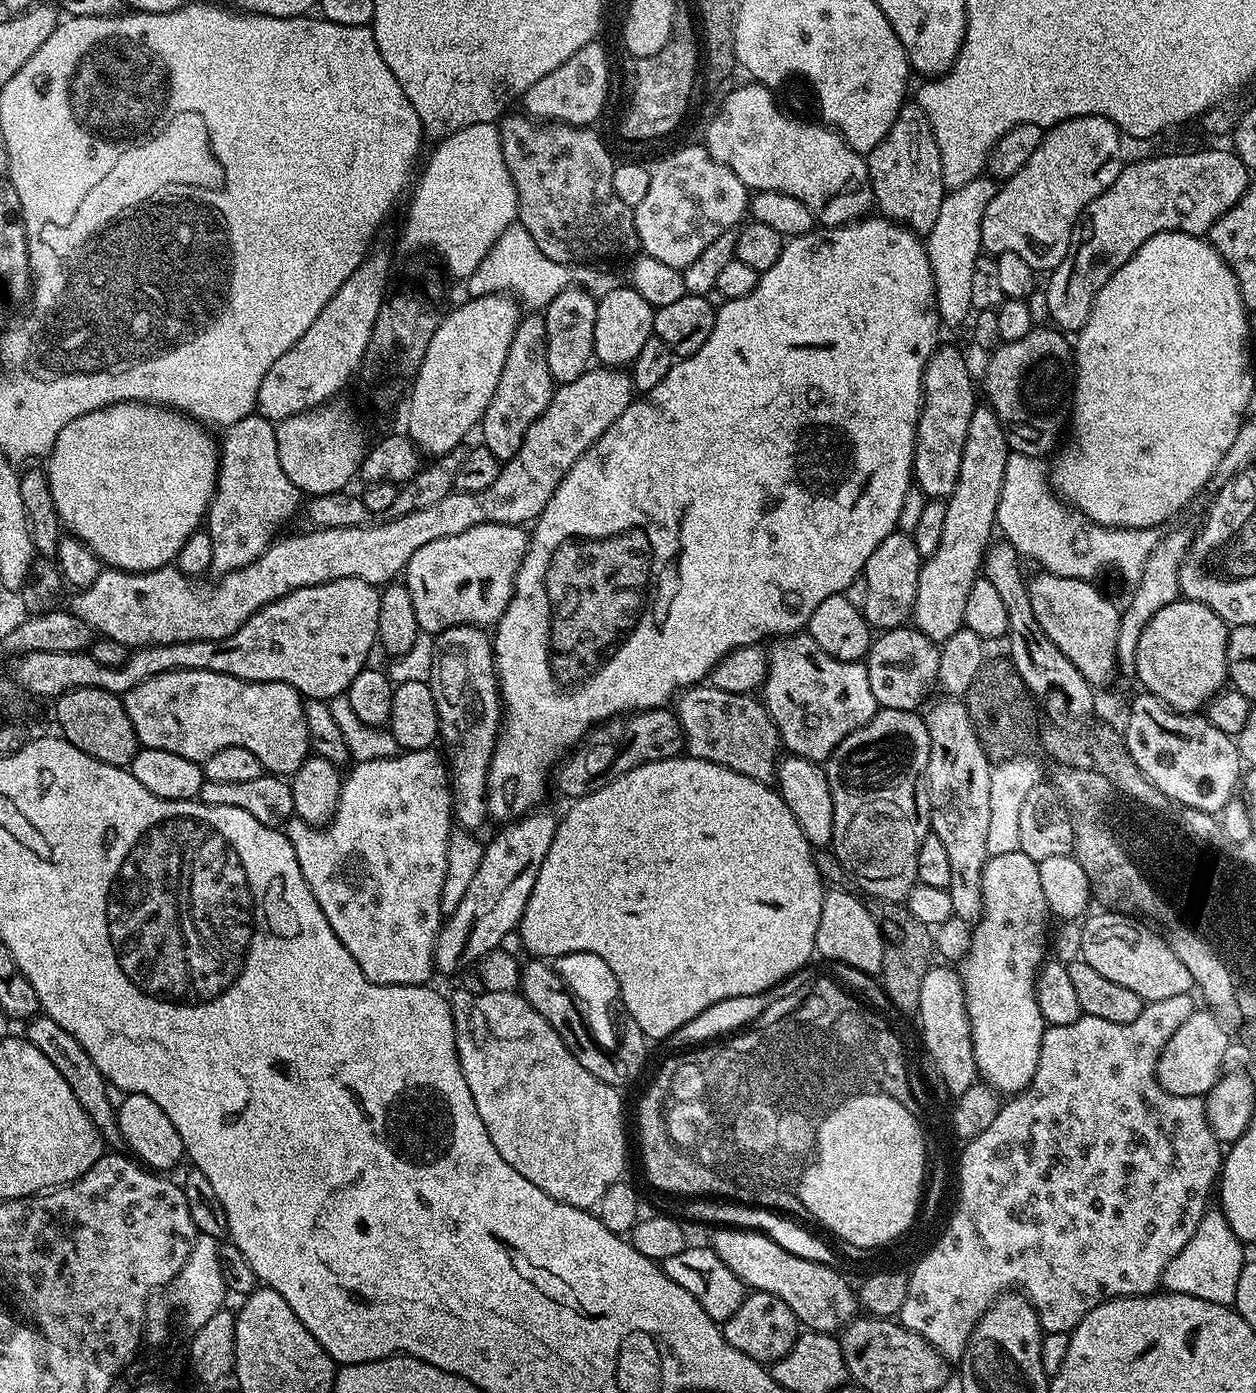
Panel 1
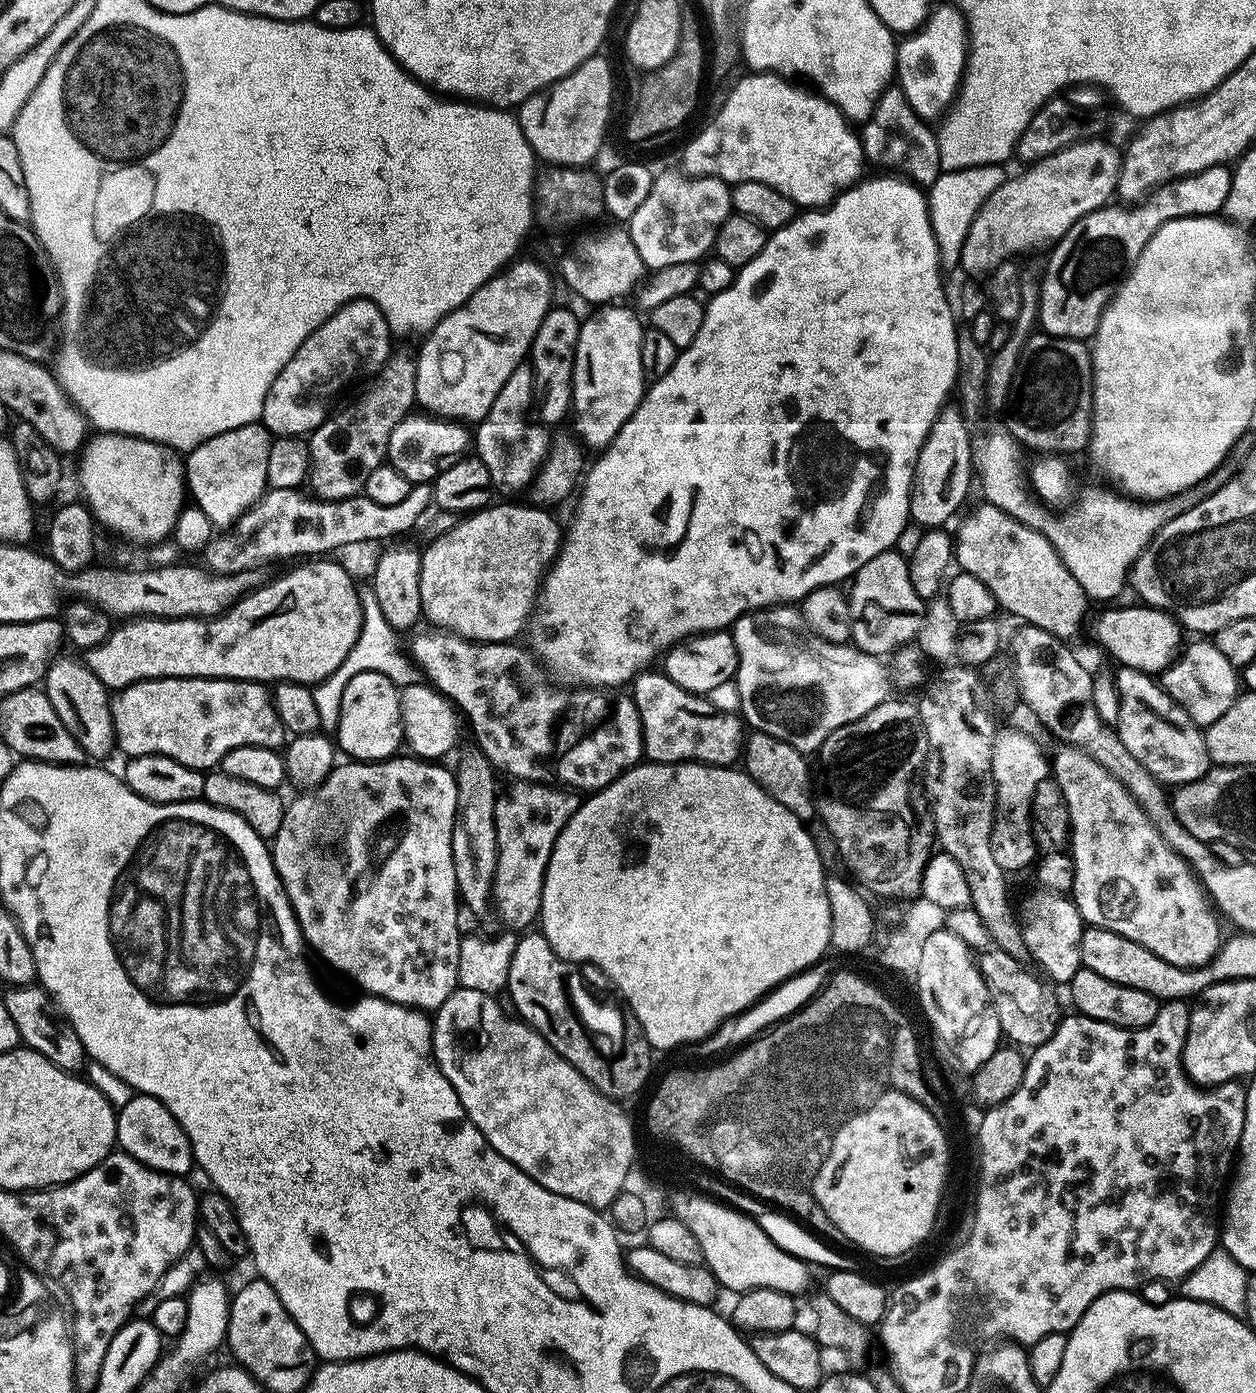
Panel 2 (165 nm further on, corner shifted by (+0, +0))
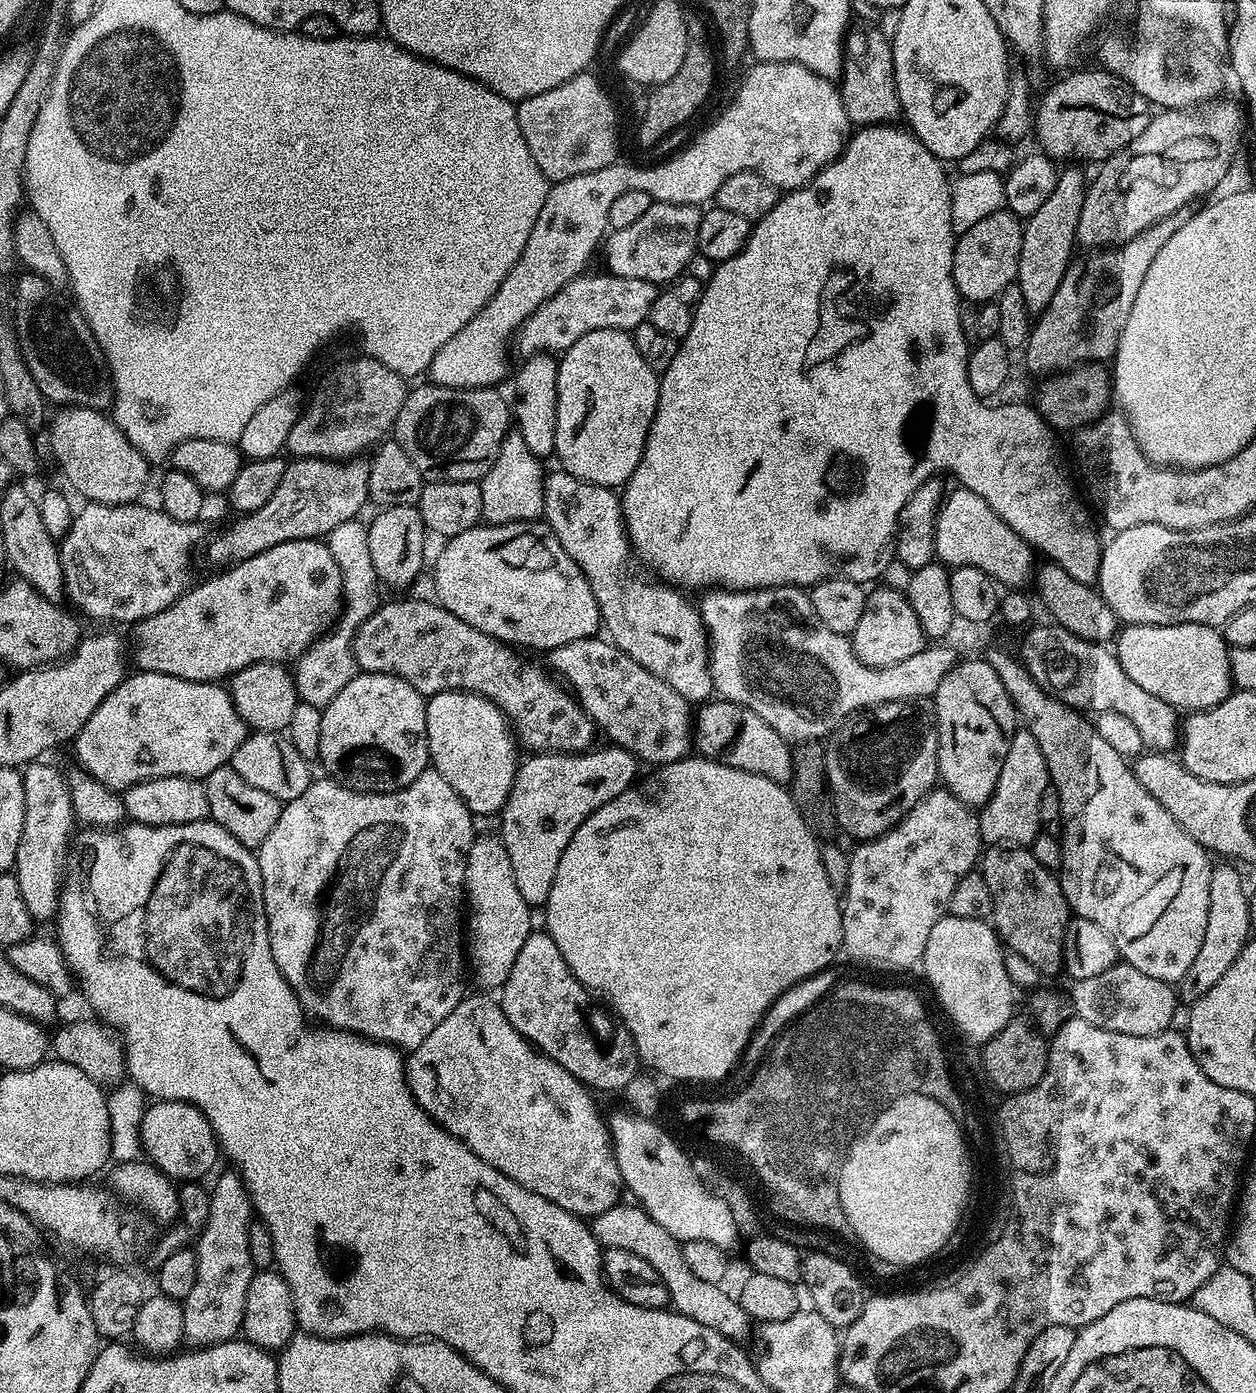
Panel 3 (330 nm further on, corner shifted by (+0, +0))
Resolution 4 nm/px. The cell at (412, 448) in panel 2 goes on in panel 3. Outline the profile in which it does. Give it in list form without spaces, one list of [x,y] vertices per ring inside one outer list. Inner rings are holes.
[[[425,382],[421,388],[413,387],[408,393],[394,429],[394,438],[410,454],[410,462],[429,481],[434,480],[474,480],[479,481],[494,466],[498,450],[510,431],[510,404],[491,388],[447,388],[441,384]]]

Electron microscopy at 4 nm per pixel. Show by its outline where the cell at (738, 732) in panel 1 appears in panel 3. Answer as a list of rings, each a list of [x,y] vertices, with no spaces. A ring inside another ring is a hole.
[[[591,636],[582,638],[578,642],[566,642],[566,646],[551,649],[547,656],[549,664],[547,667],[557,677],[562,678],[563,683],[570,689],[577,702],[584,707],[584,711],[592,719],[592,723],[599,728],[603,735],[605,732],[612,739],[609,741],[615,747],[625,748],[631,756],[636,757],[637,761],[644,763],[645,760],[646,763],[652,764],[651,766],[673,764],[685,759],[691,753],[688,752],[691,748],[693,751],[694,720],[691,715],[688,717],[690,702],[686,698],[682,698],[682,694],[678,694],[678,690],[666,686],[666,682],[662,682],[662,678],[658,678],[654,674],[650,674],[650,670],[638,666],[638,662],[634,662],[634,658],[630,658],[630,654],[626,654],[618,645],[604,638]]]

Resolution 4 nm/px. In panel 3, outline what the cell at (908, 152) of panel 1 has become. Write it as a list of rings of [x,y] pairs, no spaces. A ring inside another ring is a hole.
[[[872,32],[864,40],[864,45],[856,53],[849,55],[844,61],[844,70],[838,81],[842,106],[846,110],[846,118],[849,125],[867,126],[870,124],[892,124],[895,116],[901,115],[898,90],[895,88],[894,54],[892,53],[892,41],[887,35],[880,32]]]

